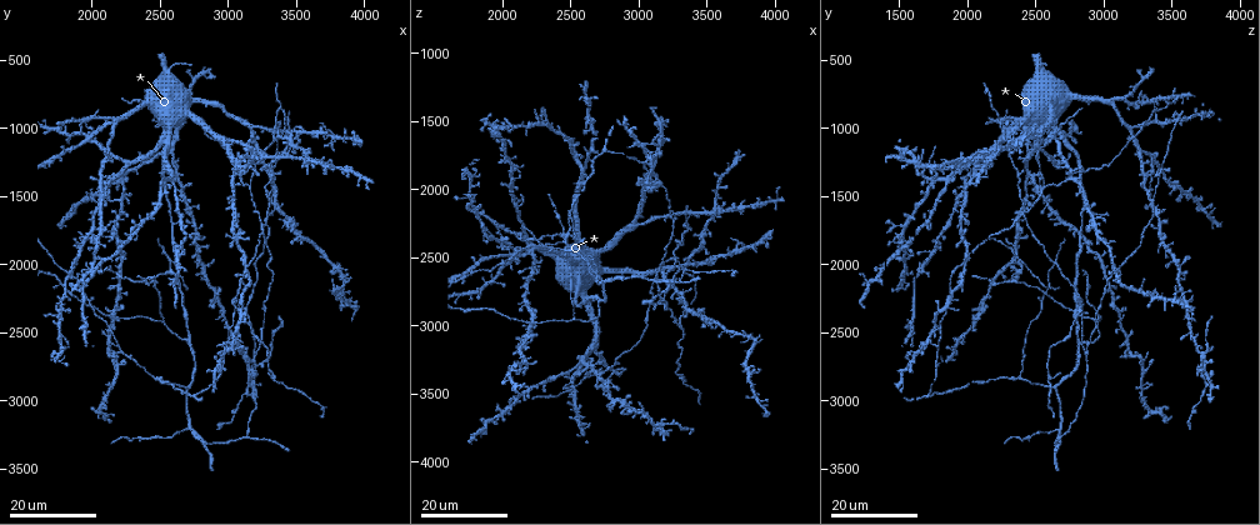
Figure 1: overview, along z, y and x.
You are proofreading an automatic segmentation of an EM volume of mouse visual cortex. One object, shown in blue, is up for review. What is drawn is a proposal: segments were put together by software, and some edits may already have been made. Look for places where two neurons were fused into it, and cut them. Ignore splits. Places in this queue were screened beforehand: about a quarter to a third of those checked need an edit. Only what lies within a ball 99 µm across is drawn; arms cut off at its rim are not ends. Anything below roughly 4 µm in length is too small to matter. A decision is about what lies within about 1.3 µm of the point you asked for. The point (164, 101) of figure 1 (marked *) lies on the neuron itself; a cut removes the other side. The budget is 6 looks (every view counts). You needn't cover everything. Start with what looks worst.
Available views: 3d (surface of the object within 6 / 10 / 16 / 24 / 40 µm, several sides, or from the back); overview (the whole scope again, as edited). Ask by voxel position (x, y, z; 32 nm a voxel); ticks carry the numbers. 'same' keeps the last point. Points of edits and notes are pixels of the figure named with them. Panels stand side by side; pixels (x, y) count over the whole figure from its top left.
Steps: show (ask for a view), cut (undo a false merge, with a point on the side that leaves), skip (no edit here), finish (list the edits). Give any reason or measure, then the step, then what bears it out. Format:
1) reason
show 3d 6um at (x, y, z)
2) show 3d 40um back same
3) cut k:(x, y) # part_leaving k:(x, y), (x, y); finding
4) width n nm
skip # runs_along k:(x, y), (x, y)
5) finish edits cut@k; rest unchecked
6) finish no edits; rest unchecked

four-way junction
show 3d 24um at (3120, 2340, 2840)

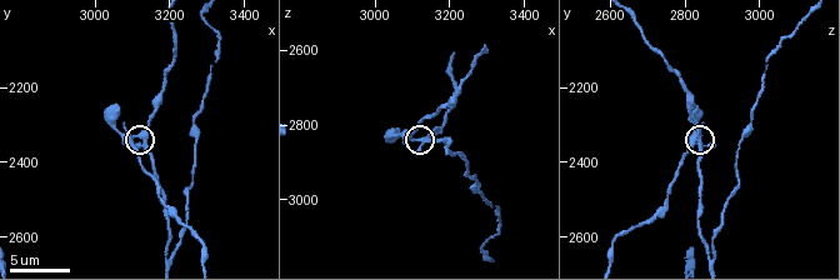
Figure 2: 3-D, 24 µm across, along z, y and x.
show 3d 10um at (3110, 2330, 2840)

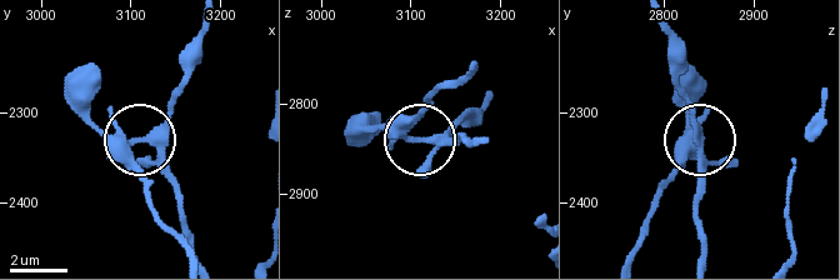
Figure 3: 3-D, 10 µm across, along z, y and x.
show 3d 10um back at (3105, 2330, 2840)

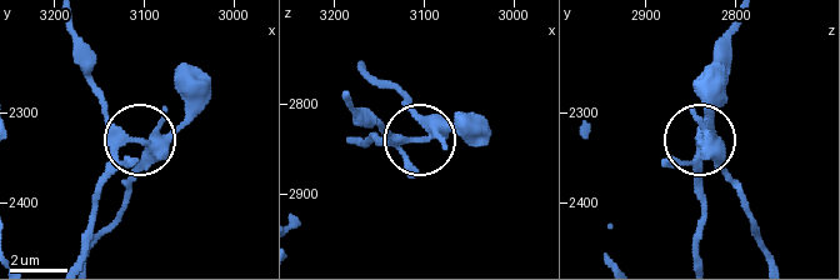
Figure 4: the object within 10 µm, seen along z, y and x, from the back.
cut 4:(164, 109) # part_leaving 4:(133, 140), (144, 154), (139, 175), (89, 254); a second neuron is stuck on

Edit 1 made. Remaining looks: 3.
show overview

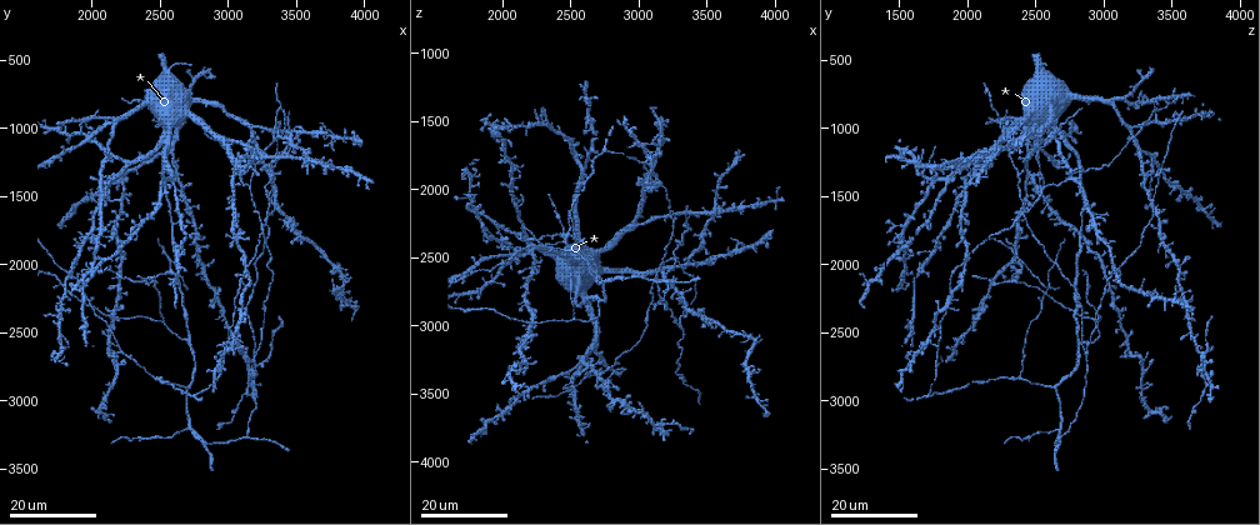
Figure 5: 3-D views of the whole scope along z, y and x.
four arms meet
show 3d 24um at (3080, 2220, 1860)

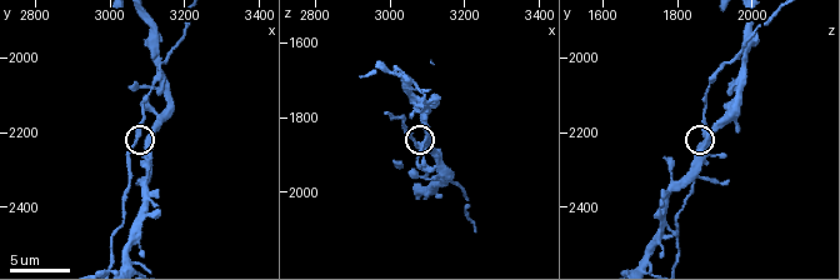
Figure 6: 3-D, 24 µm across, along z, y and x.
show 3d 6um at (3100, 2210, 1870)

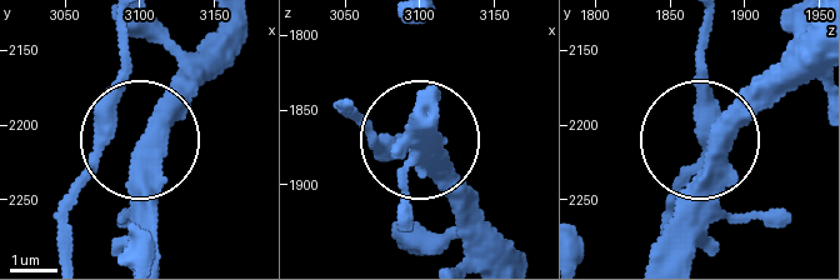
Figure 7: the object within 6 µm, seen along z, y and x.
width 400 nm
skip # continuous, no second neuron

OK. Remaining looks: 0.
finish edits cut@4; rest unchecked

